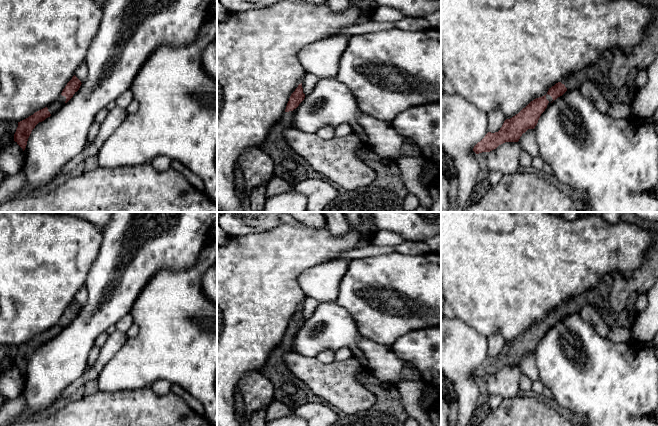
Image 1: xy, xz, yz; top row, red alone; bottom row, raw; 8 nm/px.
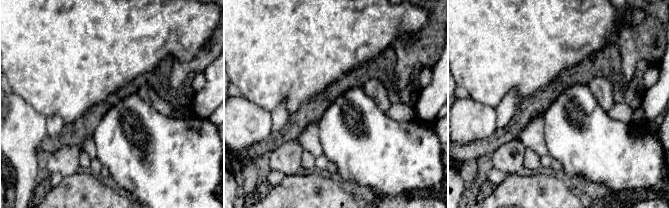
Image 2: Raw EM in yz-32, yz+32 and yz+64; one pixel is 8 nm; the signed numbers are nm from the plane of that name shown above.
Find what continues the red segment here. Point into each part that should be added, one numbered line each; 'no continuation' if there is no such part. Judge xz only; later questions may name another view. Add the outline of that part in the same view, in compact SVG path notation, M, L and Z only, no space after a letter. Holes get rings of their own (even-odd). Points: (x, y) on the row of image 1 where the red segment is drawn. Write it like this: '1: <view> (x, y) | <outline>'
1: xz (275, 146) | M295 110L284 112L282 118L273 126L268 139L260 147L274 160L276 167L274 176L290 184L297 184L307 179L320 179L322 176L312 169L302 156L292 150L283 138L283 132L292 126ZM286 159L295 163L294 170L288 171L282 167L282 162Z

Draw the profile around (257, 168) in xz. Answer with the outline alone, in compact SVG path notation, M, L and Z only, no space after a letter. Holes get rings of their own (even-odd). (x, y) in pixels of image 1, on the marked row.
M248 148L239 159L245 191L251 193L257 186L268 184L275 177L274 159L261 148Z

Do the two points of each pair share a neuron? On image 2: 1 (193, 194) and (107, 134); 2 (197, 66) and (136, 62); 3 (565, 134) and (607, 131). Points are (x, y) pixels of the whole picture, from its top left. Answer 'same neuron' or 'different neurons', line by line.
1: same neuron
2: different neurons
3: same neuron

